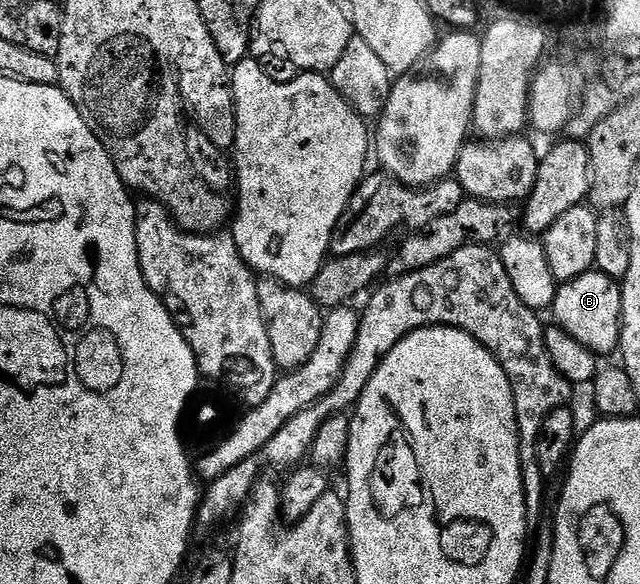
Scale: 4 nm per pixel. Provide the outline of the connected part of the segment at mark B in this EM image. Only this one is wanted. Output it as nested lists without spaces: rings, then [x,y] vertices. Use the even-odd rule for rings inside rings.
[[[599,271],[578,275],[578,279],[563,282],[557,288],[550,313],[556,316],[553,317],[555,324],[574,335],[574,339],[578,339],[578,343],[582,343],[582,347],[586,347],[591,353],[615,354],[620,348],[621,288],[621,282],[617,278],[608,277]]]

